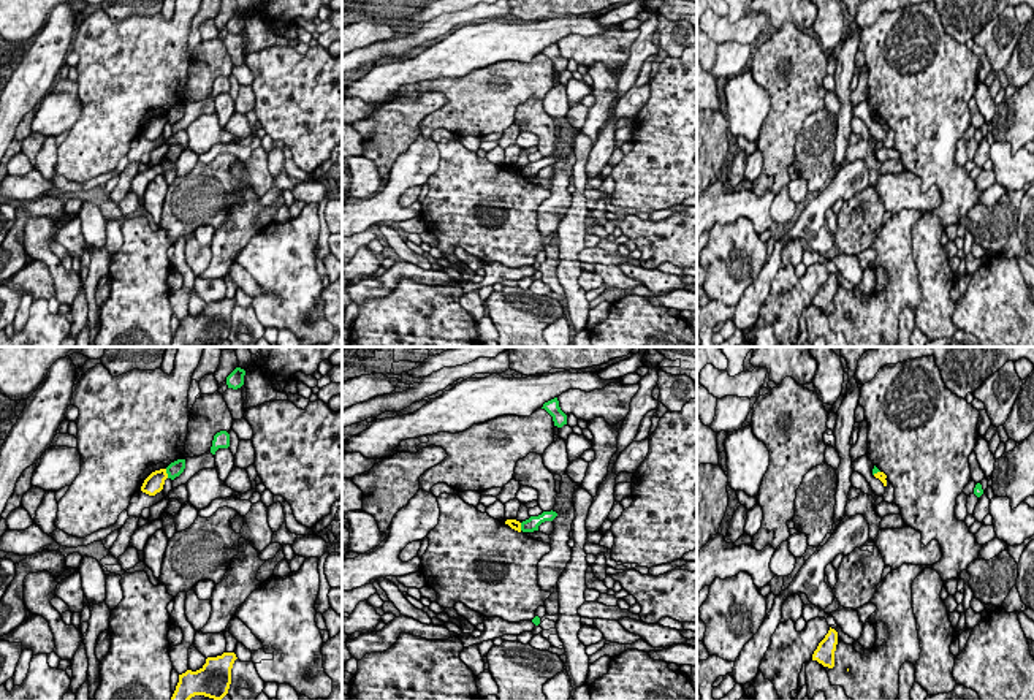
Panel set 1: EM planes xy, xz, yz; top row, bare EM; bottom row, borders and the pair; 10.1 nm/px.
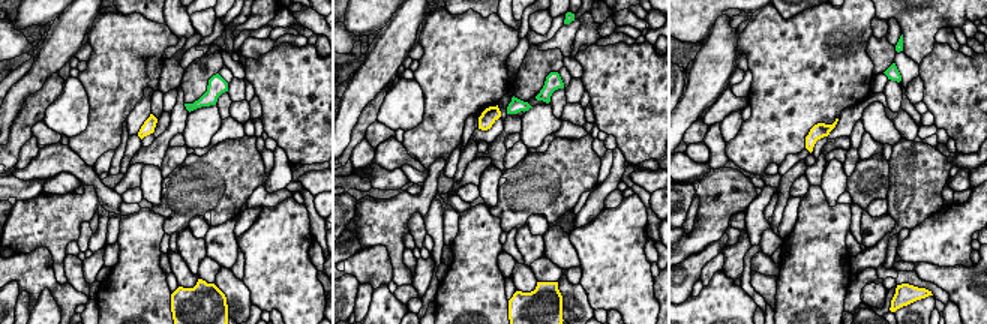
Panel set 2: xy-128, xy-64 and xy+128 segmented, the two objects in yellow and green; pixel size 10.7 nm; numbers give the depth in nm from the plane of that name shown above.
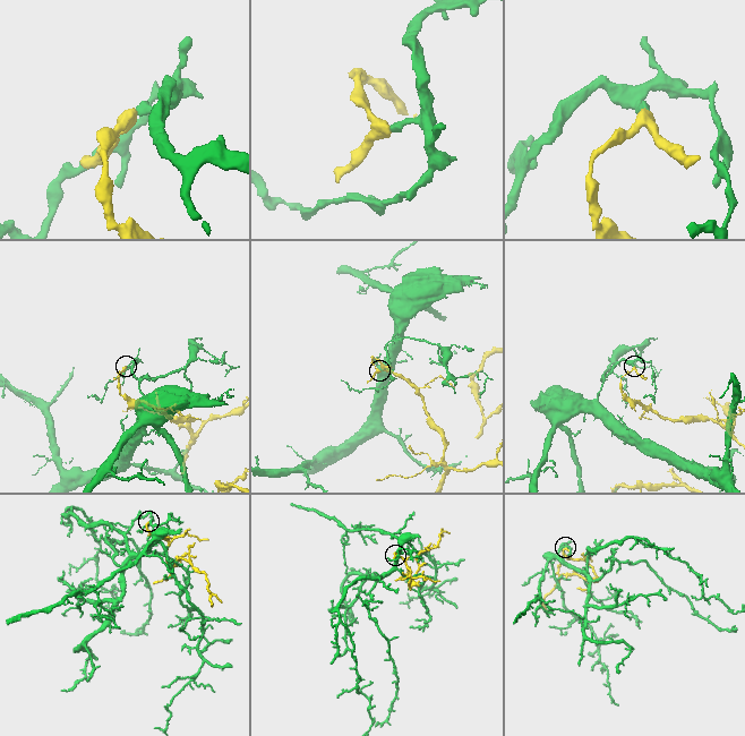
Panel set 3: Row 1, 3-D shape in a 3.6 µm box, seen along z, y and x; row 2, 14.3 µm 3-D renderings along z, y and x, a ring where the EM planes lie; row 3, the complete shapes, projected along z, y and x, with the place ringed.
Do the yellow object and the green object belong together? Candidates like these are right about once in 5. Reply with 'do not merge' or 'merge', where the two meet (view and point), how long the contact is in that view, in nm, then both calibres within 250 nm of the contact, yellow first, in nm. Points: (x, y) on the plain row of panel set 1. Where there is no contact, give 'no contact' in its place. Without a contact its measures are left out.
do not merge | xy (167, 119) | 100 nm | 190/160 nm

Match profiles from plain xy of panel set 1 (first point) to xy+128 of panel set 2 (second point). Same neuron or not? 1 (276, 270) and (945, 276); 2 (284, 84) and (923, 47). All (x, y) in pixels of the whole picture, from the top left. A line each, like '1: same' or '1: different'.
1: different
2: different

